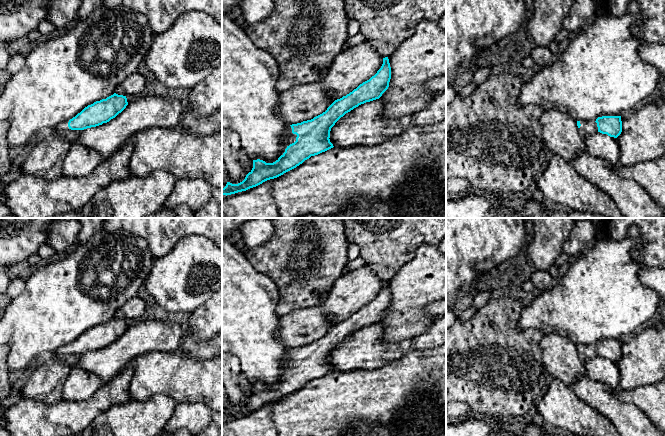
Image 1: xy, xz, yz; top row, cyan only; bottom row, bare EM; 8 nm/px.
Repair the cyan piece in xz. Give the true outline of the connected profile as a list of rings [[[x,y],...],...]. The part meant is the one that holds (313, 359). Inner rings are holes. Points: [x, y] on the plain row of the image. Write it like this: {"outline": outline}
{"outline": [[[385,281],[374,300],[346,320],[335,324],[325,336],[311,344],[289,349],[286,352],[285,376],[273,387],[253,384],[253,392],[245,403],[238,408],[227,406],[222,412],[222,419],[227,420],[256,411],[296,392],[311,380],[333,372],[329,362],[335,347],[359,329],[379,323],[388,313],[390,303],[391,291],[388,281]]]}

